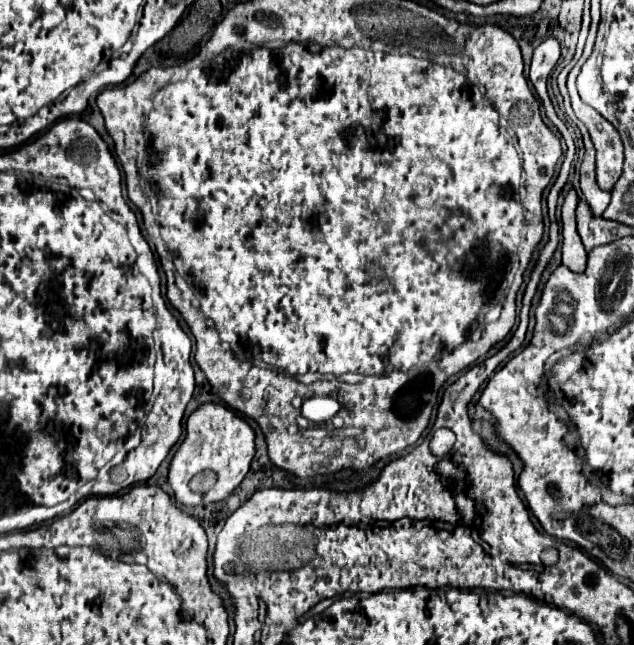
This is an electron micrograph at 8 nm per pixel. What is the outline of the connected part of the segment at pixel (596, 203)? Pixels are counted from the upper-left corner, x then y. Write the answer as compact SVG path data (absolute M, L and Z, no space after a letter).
M574 120L578 124L578 128L582 130L582 138L584 138L584 146L586 146L586 154L584 154L584 160L582 160L582 166L580 166L580 188L582 188L582 194L586 198L586 202L590 204L594 216L600 216L606 206L610 204L610 192L608 190L602 190L596 182L596 168L594 168L594 160L596 160L596 150L588 138L588 132L586 128Z

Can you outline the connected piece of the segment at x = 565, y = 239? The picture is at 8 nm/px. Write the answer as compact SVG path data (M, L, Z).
M570 188L562 204L562 264L574 272L584 272L586 250L576 230L576 220L574 220L576 202L578 202L578 194L574 188Z

